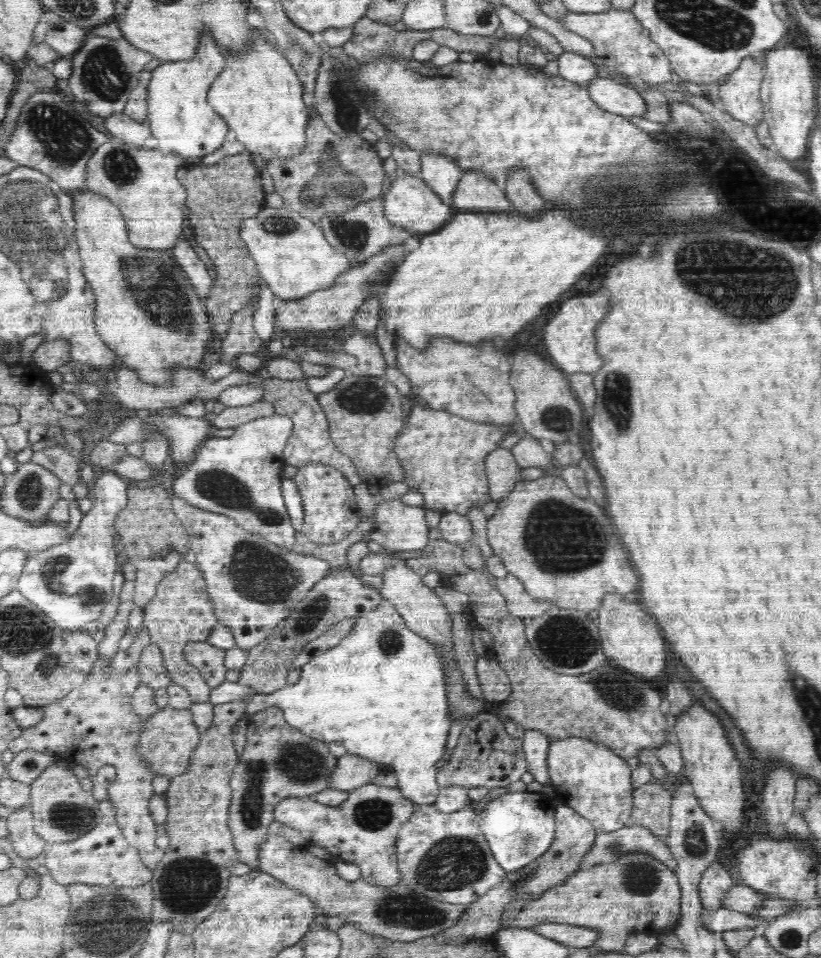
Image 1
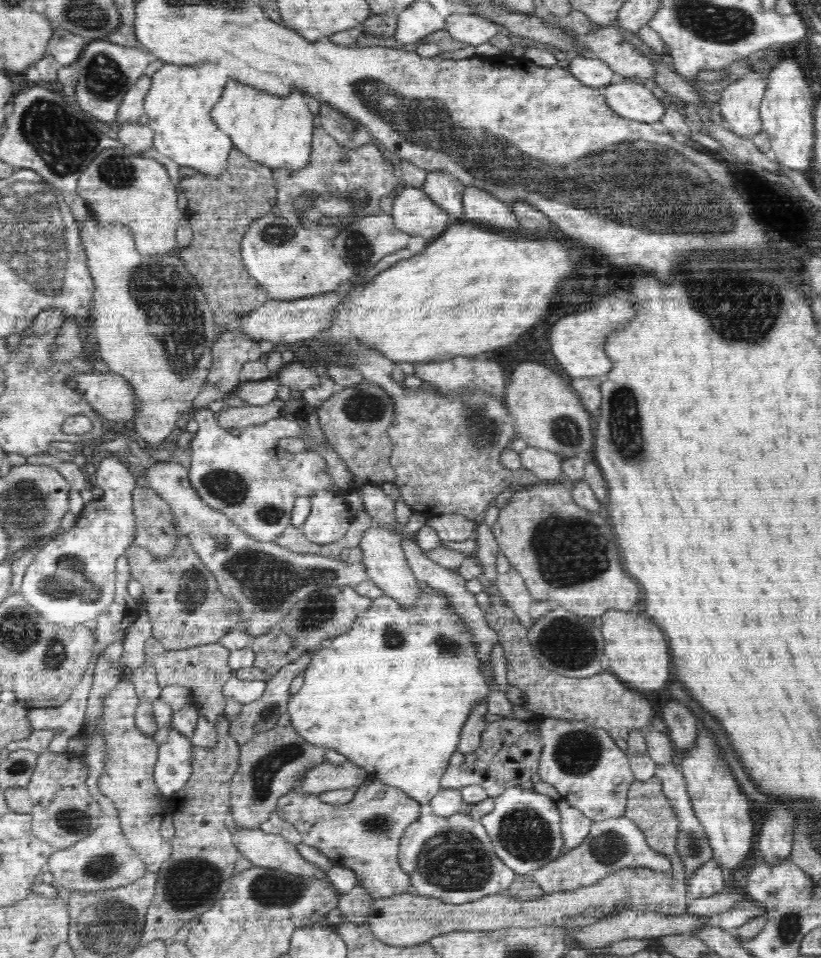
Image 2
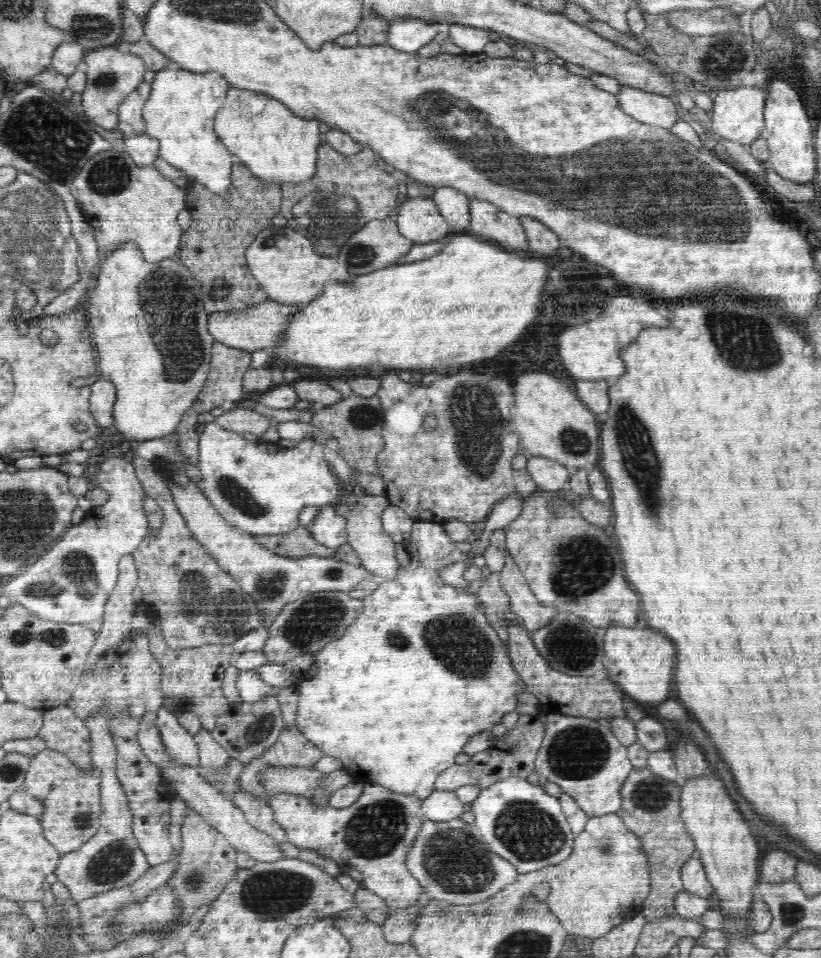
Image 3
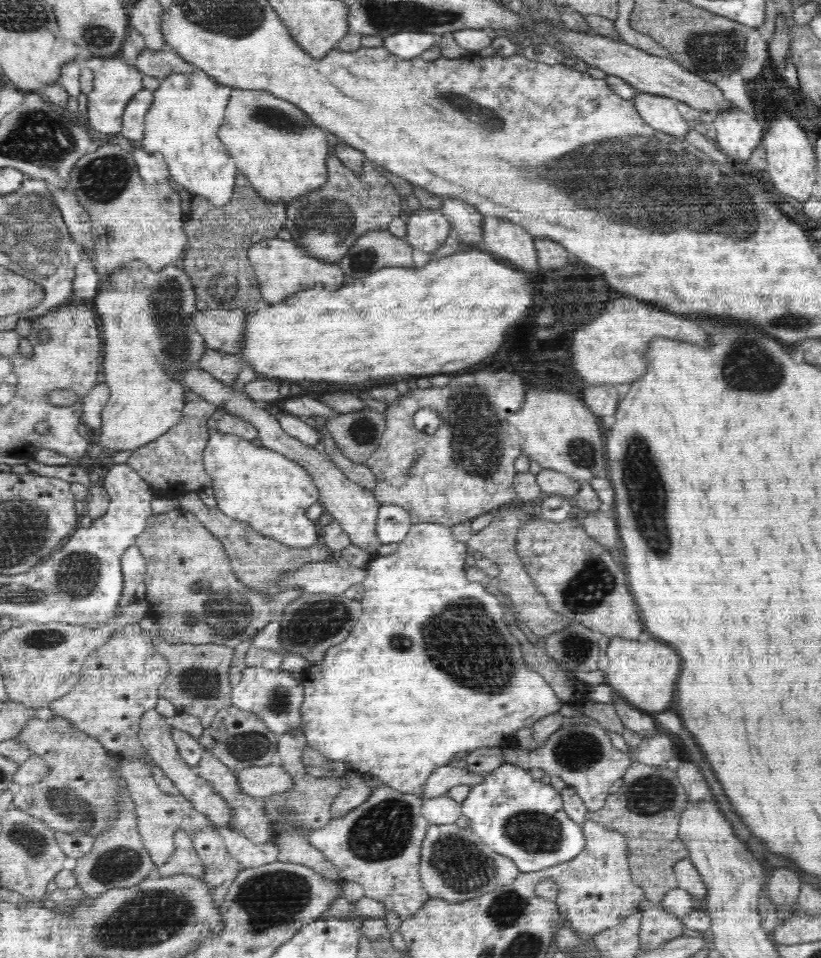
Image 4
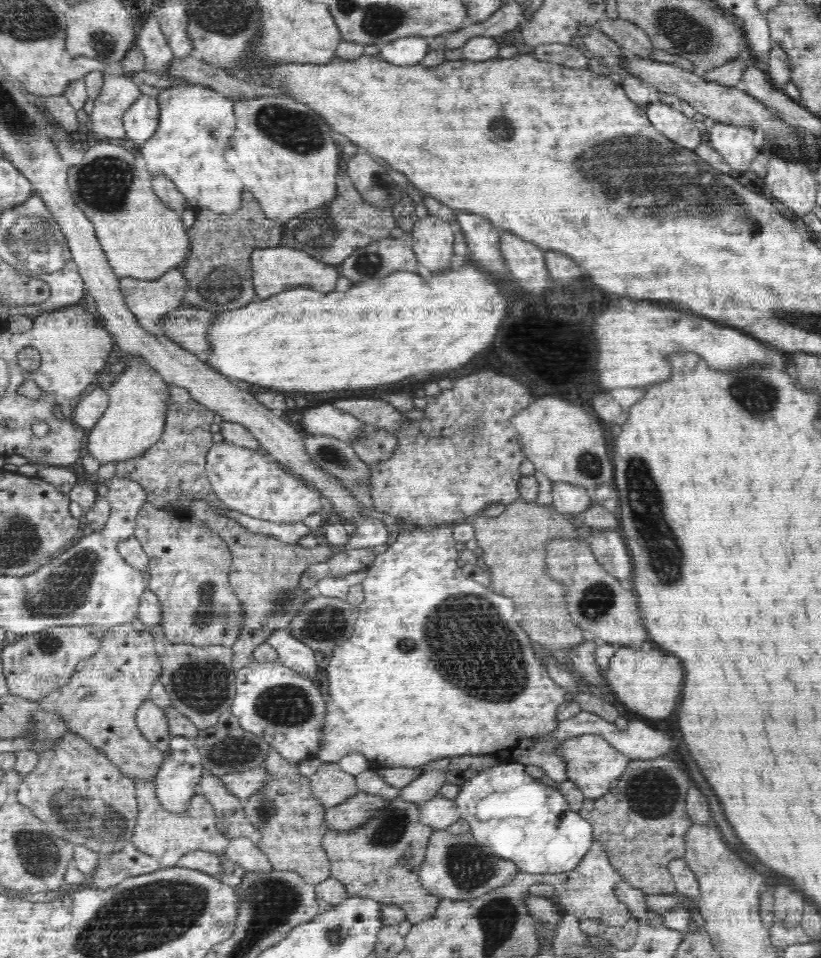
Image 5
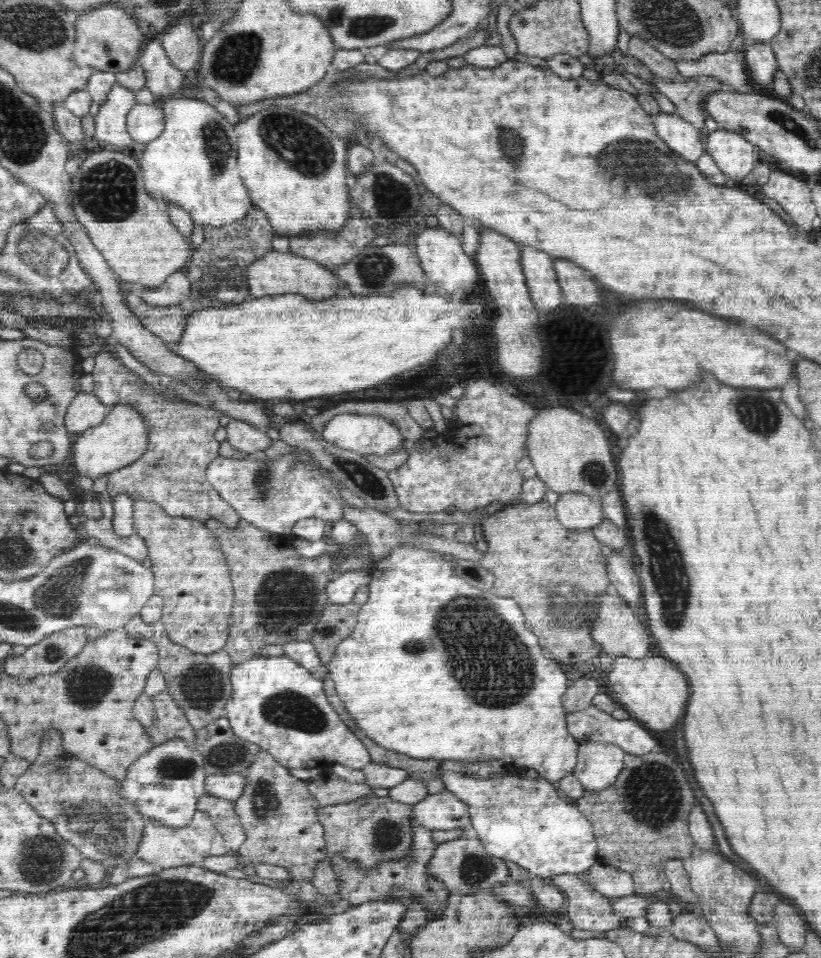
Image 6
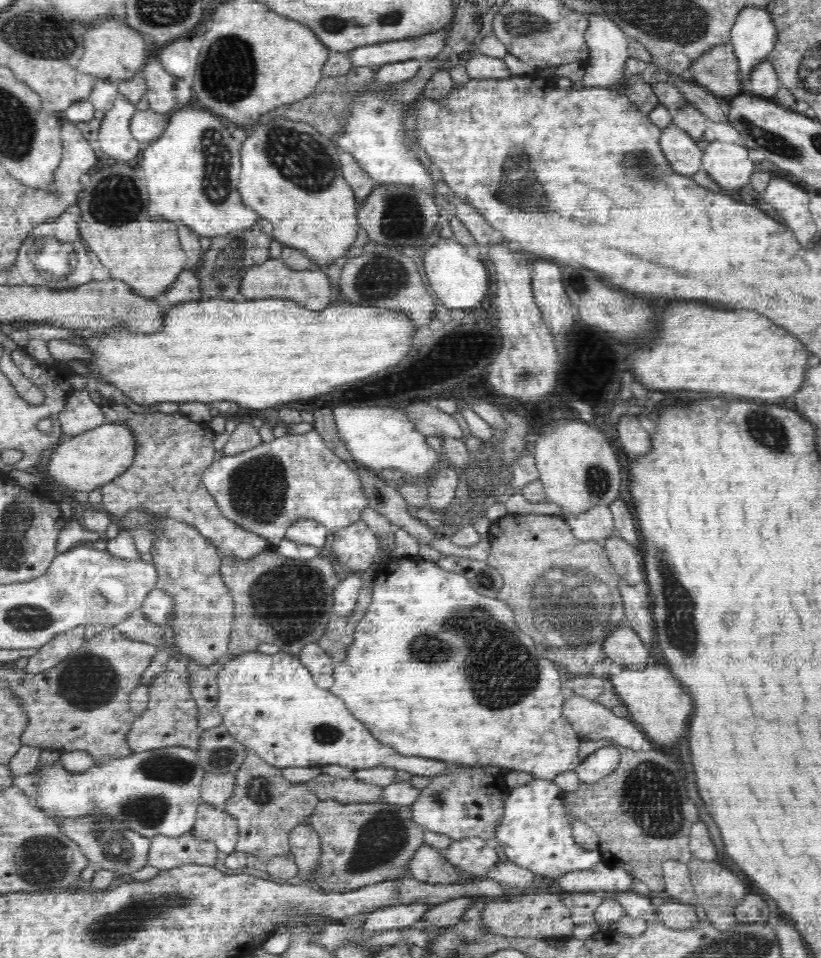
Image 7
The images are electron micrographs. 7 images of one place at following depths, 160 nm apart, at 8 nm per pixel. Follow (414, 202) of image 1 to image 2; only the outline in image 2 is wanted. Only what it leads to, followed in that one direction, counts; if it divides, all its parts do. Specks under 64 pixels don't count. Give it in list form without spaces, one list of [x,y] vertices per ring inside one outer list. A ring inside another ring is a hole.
[[[404,187],[400,193],[393,195],[391,217],[398,230],[412,237],[424,237],[427,240],[440,237],[453,221],[452,216],[438,206],[424,189],[416,187]]]

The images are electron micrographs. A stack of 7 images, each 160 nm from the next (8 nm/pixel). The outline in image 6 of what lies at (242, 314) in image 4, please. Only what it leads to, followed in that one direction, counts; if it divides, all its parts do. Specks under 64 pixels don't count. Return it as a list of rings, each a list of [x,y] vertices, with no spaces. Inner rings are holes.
[[[128,294],[125,304],[146,330],[156,334],[166,344],[178,343],[182,339],[189,313],[180,305],[152,307],[144,299],[140,300],[136,294]]]

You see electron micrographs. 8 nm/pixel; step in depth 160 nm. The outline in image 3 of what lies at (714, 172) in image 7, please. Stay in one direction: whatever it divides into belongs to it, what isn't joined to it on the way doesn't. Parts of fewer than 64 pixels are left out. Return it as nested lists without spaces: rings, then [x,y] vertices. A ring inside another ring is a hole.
[[[736,87],[713,93],[713,111],[708,117],[710,128],[722,139],[738,142],[748,148],[764,130],[764,100],[766,92],[758,87]]]

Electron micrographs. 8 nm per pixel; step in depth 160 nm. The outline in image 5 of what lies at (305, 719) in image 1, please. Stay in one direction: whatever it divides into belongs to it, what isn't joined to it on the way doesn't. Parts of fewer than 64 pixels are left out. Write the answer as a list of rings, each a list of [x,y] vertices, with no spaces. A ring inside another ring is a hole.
[[[446,523],[444,526],[436,526],[435,529],[431,531],[424,531],[416,526],[408,526],[406,525],[397,535],[396,541],[392,543],[383,554],[378,554],[374,561],[371,562],[370,566],[365,569],[366,578],[361,582],[365,599],[362,603],[359,604],[359,615],[354,623],[354,634],[351,635],[349,639],[346,639],[338,648],[334,649],[332,658],[330,658],[329,665],[325,668],[327,672],[328,678],[328,694],[323,694],[323,698],[326,703],[326,714],[325,714],[325,728],[324,732],[321,734],[321,738],[324,740],[321,743],[320,751],[318,753],[318,759],[322,764],[338,764],[338,762],[343,758],[344,755],[350,755],[353,753],[360,753],[366,756],[366,759],[370,762],[370,769],[374,772],[379,769],[396,768],[396,766],[408,766],[408,768],[417,768],[420,766],[424,766],[424,764],[428,764],[428,762],[432,762],[432,760],[439,760],[442,758],[446,758],[446,756],[464,756],[464,754],[474,754],[474,755],[484,755],[489,756],[492,759],[496,759],[501,762],[511,762],[520,763],[522,765],[526,764],[534,764],[534,766],[540,766],[540,768],[544,768],[544,773],[548,778],[552,778],[555,783],[560,784],[562,782],[567,781],[566,777],[566,759],[560,758],[560,756],[554,756],[552,752],[554,752],[554,748],[556,748],[556,744],[554,742],[548,742],[544,736],[540,736],[542,732],[553,732],[554,729],[557,728],[559,722],[557,721],[557,712],[560,704],[564,703],[564,696],[566,693],[564,689],[560,687],[552,678],[548,675],[545,666],[541,666],[541,659],[539,654],[534,652],[532,648],[531,640],[528,640],[529,635],[527,632],[524,632],[520,626],[518,626],[518,622],[514,620],[514,614],[516,614],[516,608],[514,604],[512,604],[512,599],[510,597],[504,596],[502,594],[498,594],[494,592],[494,598],[484,598],[484,600],[480,600],[478,602],[478,608],[470,608],[472,604],[468,602],[468,600],[460,600],[460,598],[454,598],[454,594],[460,594],[460,592],[454,592],[454,582],[466,582],[466,575],[462,573],[460,568],[461,558],[460,553],[454,547],[454,544],[457,543],[455,538],[453,537],[453,530],[451,529],[454,526],[454,523]]]

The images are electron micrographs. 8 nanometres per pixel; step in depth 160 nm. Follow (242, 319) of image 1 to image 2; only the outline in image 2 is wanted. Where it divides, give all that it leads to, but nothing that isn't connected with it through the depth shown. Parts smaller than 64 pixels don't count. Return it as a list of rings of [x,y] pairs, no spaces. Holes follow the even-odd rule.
[[[220,334],[213,347],[213,365],[209,370],[206,382],[219,384],[221,392],[232,395],[240,384],[239,374],[243,364],[265,359],[260,346],[242,334]],[[100,368],[90,374],[73,374],[73,377],[70,377],[69,380],[77,382],[75,390],[80,392],[90,402],[90,407],[96,413],[107,420],[107,425],[121,426],[121,421],[124,424],[126,421],[134,419],[134,389],[130,388],[130,383],[122,375],[107,372]]]

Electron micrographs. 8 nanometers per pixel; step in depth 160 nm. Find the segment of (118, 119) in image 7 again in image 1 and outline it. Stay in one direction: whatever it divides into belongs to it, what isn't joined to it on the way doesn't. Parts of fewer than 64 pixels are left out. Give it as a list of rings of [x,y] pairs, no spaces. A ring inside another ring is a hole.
[[[88,34],[83,45],[71,56],[72,74],[68,86],[76,100],[86,103],[90,112],[104,118],[123,112],[130,92],[138,84],[139,74],[152,60],[153,55],[136,48],[123,36],[119,39]]]

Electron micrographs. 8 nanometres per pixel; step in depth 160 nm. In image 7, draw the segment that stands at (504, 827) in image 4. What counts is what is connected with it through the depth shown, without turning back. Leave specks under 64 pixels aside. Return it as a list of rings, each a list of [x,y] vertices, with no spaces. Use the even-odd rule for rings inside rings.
[[[256,650],[225,660],[222,670],[218,672],[216,685],[218,685],[218,712],[223,718],[228,734],[244,747],[254,750],[258,757],[267,764],[275,766],[276,769],[281,770],[289,766],[321,767],[338,764],[356,770],[382,765],[417,776],[437,778],[448,768],[446,762],[438,762],[430,758],[412,758],[412,756],[406,758],[398,754],[394,747],[390,748],[380,743],[373,737],[368,727],[348,710],[341,698],[329,689],[316,686],[310,670],[301,663],[298,656],[282,650],[273,655],[262,654]],[[538,779],[526,786],[509,788],[504,800],[505,815],[492,840],[503,848],[510,861],[548,881],[556,880],[566,872],[592,869],[601,861],[600,851],[587,850],[574,841],[563,794],[553,781]]]

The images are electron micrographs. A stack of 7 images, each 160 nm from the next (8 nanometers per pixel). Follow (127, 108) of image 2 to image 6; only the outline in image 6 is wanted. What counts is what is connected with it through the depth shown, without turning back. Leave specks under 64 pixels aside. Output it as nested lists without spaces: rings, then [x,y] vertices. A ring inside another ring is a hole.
[[[135,104],[127,116],[128,134],[136,142],[149,143],[158,138],[165,127],[165,114],[160,104]]]

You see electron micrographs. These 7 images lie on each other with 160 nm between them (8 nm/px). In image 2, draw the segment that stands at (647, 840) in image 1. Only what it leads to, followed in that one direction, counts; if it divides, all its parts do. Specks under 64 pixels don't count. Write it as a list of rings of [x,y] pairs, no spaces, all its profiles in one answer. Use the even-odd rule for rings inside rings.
[[[628,818],[609,819],[593,822],[590,834],[584,842],[572,850],[568,850],[556,860],[542,868],[534,870],[532,884],[540,886],[545,893],[558,891],[576,891],[578,888],[594,886],[614,872],[626,867],[646,867],[656,872],[670,872],[670,859],[662,853],[654,852],[646,842],[646,836]]]

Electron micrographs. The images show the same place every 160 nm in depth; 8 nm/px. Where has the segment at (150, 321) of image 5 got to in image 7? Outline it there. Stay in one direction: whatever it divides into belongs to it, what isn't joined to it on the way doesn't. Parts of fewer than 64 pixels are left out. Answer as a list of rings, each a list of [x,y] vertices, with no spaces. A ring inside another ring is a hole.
[[[185,268],[178,274],[176,282],[164,294],[154,298],[162,307],[174,307],[176,303],[199,301],[202,296],[201,284],[194,270]]]

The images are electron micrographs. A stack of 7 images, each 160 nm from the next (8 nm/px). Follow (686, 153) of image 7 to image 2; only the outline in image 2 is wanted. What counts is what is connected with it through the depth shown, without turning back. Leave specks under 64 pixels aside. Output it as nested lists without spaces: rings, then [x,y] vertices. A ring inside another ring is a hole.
[[[632,79],[605,86],[605,101],[624,118],[653,124],[660,124],[667,104],[664,99],[657,97],[657,92]]]

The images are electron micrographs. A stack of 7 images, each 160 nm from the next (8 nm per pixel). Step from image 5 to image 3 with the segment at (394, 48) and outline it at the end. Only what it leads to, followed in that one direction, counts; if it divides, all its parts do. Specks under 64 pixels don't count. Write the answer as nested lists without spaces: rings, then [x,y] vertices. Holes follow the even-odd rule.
[[[398,18],[389,23],[387,44],[397,51],[417,52],[430,44],[443,27],[438,23],[428,23],[422,19]]]

